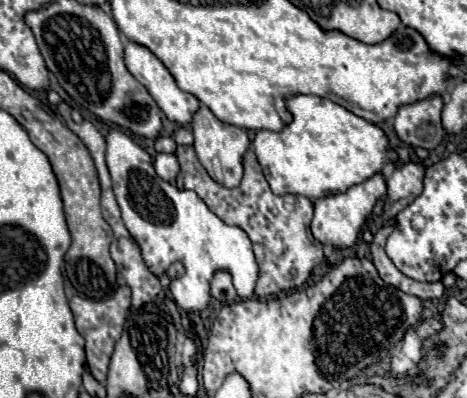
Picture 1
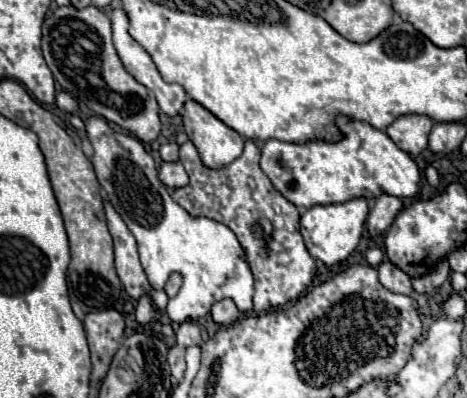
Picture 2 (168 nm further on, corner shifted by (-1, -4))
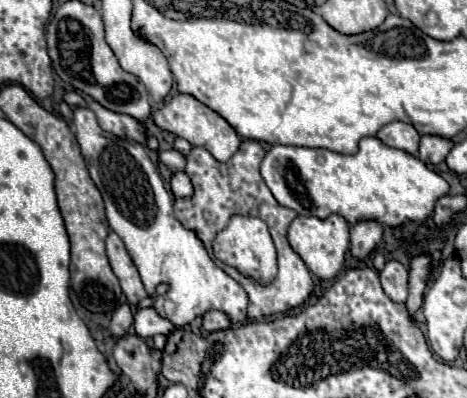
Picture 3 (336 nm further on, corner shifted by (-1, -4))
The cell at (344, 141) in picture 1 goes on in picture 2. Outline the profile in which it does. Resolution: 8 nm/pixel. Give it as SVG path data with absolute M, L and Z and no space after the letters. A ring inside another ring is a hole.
M345 116L337 118L337 124L345 138L339 142L323 142L313 140L307 144L289 144L279 140L267 140L261 150L261 170L267 174L271 184L281 196L285 196L297 208L325 206L325 204L341 204L353 198L377 198L381 194L391 194L397 198L415 198L421 192L421 170L417 162L403 150L395 146L395 142L381 130L375 130L363 122L351 122Z

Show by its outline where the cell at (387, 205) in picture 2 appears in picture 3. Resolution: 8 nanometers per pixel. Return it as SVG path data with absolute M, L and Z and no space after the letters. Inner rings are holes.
M361 220L351 226L351 254L365 258L383 238L383 226L375 220Z

